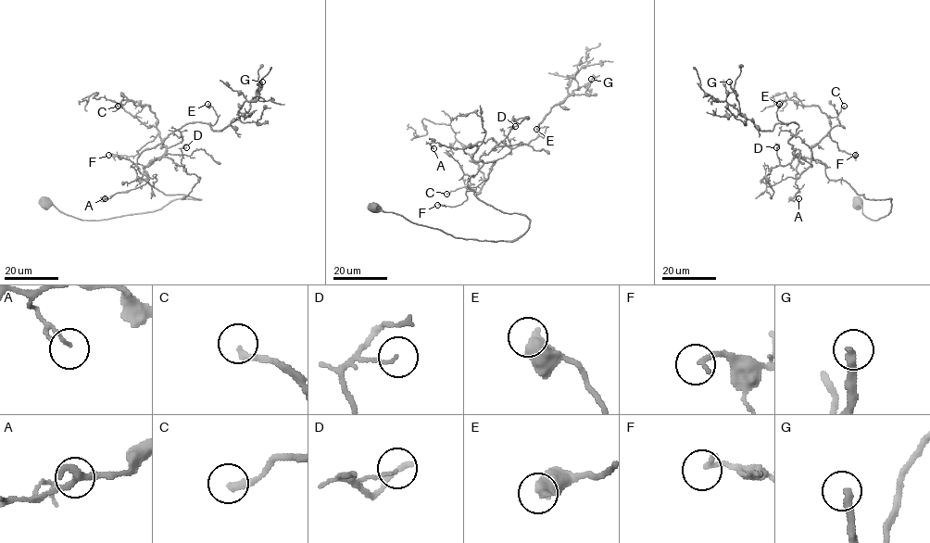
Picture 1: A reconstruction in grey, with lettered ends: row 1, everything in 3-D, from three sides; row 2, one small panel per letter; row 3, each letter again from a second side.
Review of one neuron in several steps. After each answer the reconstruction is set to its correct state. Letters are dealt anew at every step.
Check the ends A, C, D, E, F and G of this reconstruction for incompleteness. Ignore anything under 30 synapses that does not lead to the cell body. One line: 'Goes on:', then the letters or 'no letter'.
Goes on: C, G

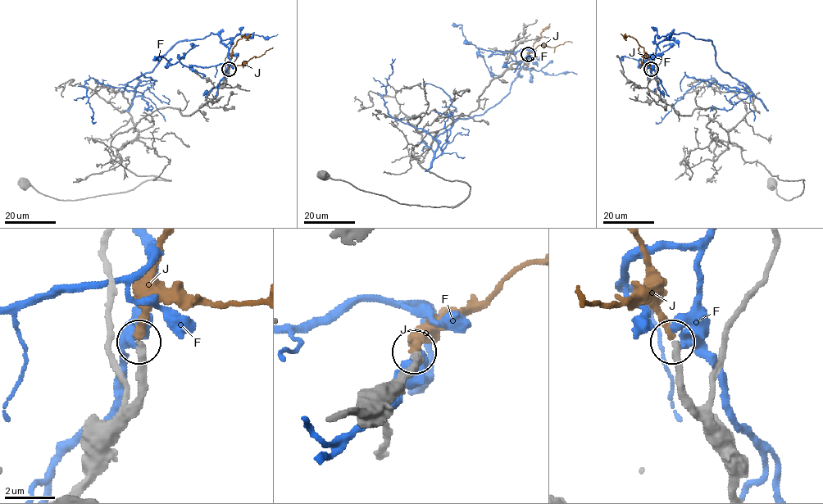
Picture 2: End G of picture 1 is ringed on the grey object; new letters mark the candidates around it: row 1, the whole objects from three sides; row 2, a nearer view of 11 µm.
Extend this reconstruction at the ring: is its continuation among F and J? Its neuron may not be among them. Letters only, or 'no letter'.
J

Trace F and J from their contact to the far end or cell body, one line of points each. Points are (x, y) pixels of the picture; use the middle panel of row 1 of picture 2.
F: (527, 55), (502, 99), (438, 136), (435, 157), (437, 141), (388, 113), (383, 96), (395, 58)
J: (527, 54), (550, 23)

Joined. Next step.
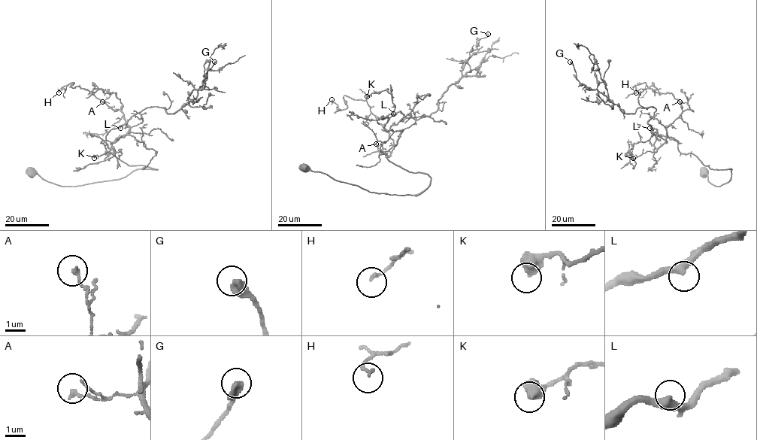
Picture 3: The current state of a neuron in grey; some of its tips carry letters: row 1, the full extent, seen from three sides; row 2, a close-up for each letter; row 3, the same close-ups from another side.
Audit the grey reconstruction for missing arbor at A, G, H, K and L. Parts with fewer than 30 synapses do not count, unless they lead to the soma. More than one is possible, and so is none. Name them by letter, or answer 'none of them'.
none of them

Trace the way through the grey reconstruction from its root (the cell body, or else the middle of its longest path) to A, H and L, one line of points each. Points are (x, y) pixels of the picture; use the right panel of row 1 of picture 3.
A: (704, 172), (716, 186), (731, 179), (731, 168), (710, 168), (667, 136), (667, 128), (691, 110), (679, 101)
H: (704, 172), (716, 186), (731, 179), (667, 136), (682, 111), (670, 92), (631, 87), (645, 83), (636, 92)
L: (704, 172), (716, 186), (731, 179), (731, 168), (710, 168), (682, 153), (670, 137), (655, 152), (649, 128)

